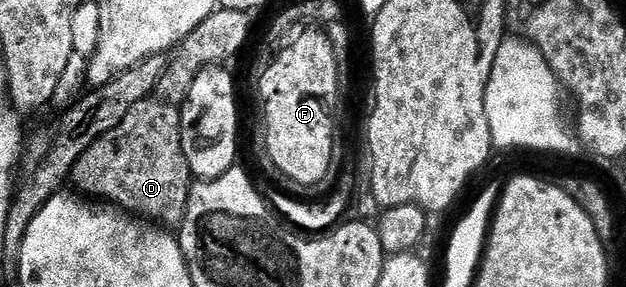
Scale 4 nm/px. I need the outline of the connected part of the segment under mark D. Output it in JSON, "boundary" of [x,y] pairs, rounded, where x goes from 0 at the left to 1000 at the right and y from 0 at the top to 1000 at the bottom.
{"boundary":[[[238,348],[214,359],[214,373],[201,387],[201,415],[195,415],[188,443],[169,456],[169,470],[144,498],[125,568],[118,568],[112,624],[123,648],[118,652],[136,683],[160,690],[216,753],[254,770],[260,787],[281,791],[294,767],[308,620],[291,526],[288,380],[264,362],[252,366],[252,376],[240,369]]]}

